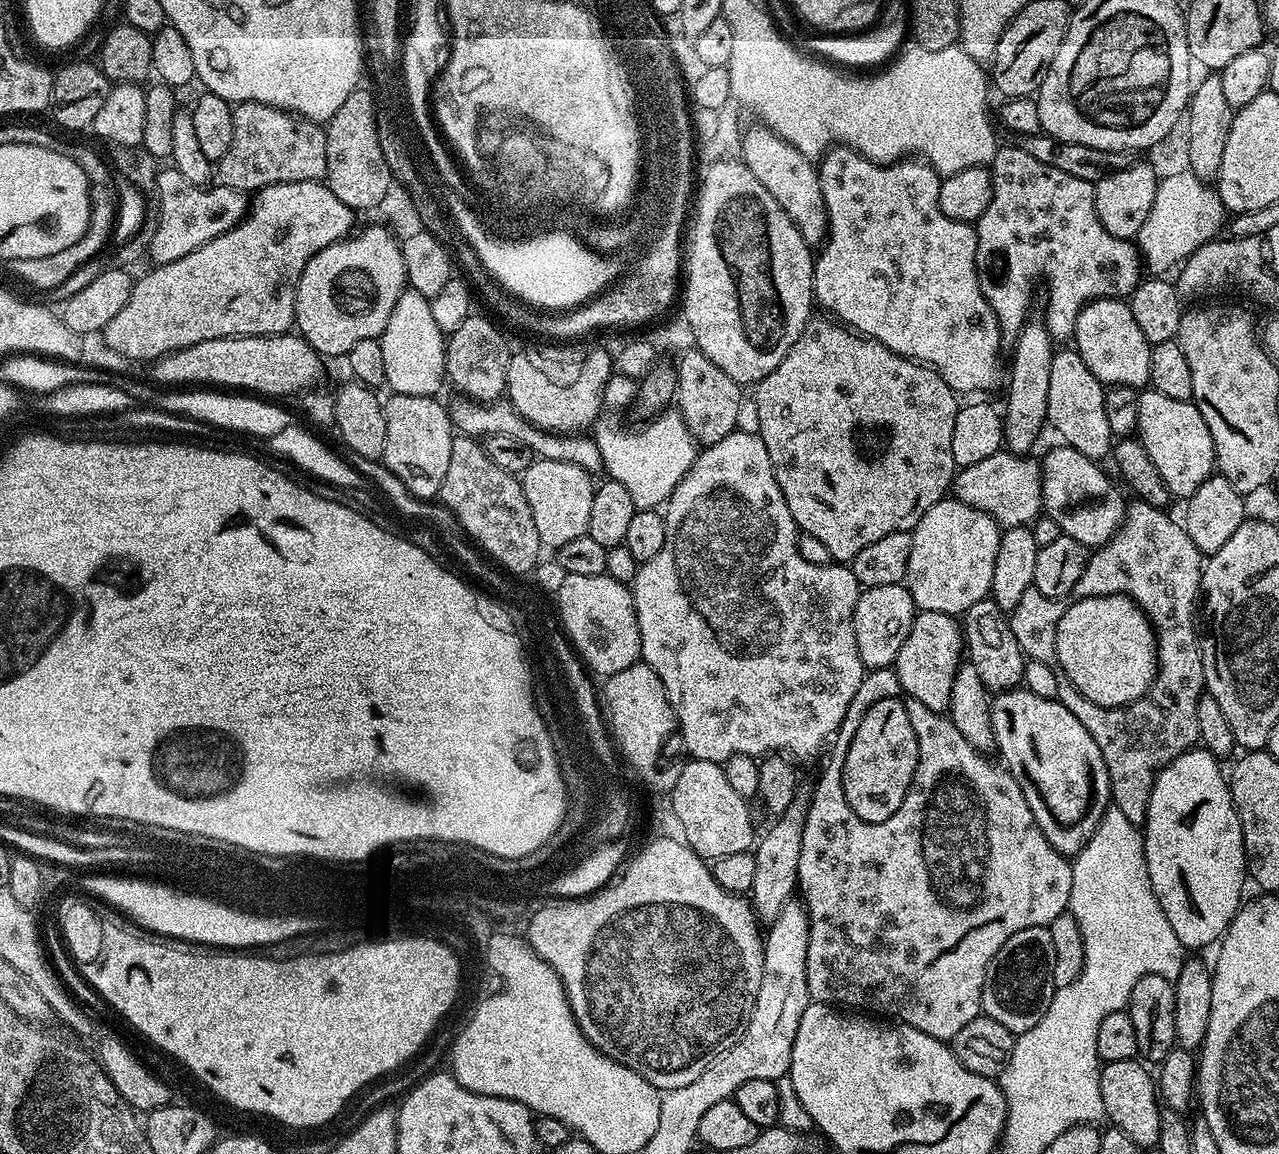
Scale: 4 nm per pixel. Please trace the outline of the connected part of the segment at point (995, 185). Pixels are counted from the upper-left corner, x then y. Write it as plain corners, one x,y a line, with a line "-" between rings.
1012,146
1012,148
1001,147
991,162
990,171
992,173
992,197
986,206
986,210
974,224
976,230
976,273
978,274
982,294
990,306
990,310
994,310
994,314
998,318
1001,333
1015,334
1019,332
1025,320
1029,319
1028,307
1032,304
1032,287
1035,286
1036,280
1044,279
1048,283
1048,316
1046,315
1046,323
1048,333
1057,341
1064,340
1067,336
1069,339
1075,333
1078,314
1089,300
1101,300
1107,296
1113,298
1131,297
1132,291
1142,279
1140,253
1133,241
1114,238
1114,234
1110,234
1106,230
1106,226
1102,226
1094,206
1093,181
1074,178
1074,174
1066,174
1063,170
1054,170
1054,166
1046,166
1046,162
1038,162
1038,158
1030,158
1030,154
1026,154
1026,150
1022,150
1018,146

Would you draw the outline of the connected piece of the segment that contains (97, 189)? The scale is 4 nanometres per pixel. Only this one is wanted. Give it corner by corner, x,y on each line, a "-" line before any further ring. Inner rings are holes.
88,146
84,147
76,156
91,186
91,221
88,224
87,234
74,245
68,246
66,250
60,250
58,254
47,255
46,258
12,259
6,264
6,268
9,268
16,277
38,290
55,291
82,265
93,261
98,256
96,254
106,244
111,243
113,237
117,211
114,172
111,172
101,156

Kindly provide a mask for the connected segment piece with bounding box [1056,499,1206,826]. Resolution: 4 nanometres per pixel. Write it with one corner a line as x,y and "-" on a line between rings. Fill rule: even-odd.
1133,499
1124,509
1124,521
1120,529
1089,555
1086,570
1082,570
1082,578
1078,578
1075,595
1081,596
1128,596
1148,615
1152,623
1152,633
1156,636
1156,676
1147,696
1138,698
1133,704
1125,704
1122,708
1103,708
1090,702
1072,683
1063,678
1058,682
1056,699
1086,726
1090,738
1098,742
1098,750
1102,750
1102,758
1106,762
1108,777
1112,783
1111,803
1130,822
1143,825
1148,809
1150,790
1161,772
1174,758
1197,747
1198,734
1198,702
1205,695
1204,667
1200,653
1200,636
1198,635
1198,601
1200,595
1200,579
1204,573
1205,557
1190,542
1190,534
1186,534
1183,523
1179,519
1171,520
1169,513
1162,508
1150,506
1144,500

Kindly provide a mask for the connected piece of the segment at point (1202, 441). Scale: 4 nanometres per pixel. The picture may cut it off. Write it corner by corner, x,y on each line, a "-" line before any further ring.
1151,390
1141,391
1136,426
1140,444
1146,446
1146,454
1150,454
1158,474
1162,474
1162,482
1166,482
1173,497
1192,496
1194,490
1198,490
1198,486
1202,486
1202,482
1206,482
1214,474
1214,442
1202,414
1198,414
1191,400
1166,398
1166,394

